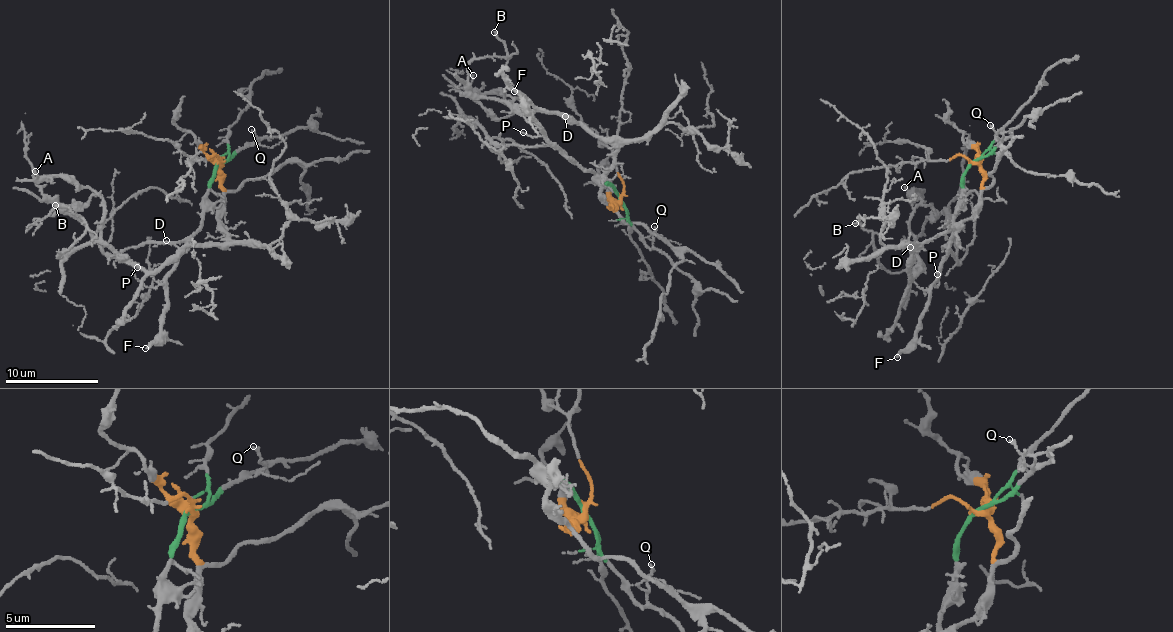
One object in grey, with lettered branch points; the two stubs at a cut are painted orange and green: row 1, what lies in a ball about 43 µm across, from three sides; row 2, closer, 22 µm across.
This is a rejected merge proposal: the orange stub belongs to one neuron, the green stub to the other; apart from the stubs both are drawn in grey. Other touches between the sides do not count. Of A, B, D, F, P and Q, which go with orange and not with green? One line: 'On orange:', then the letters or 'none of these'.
On orange: A, B, D

